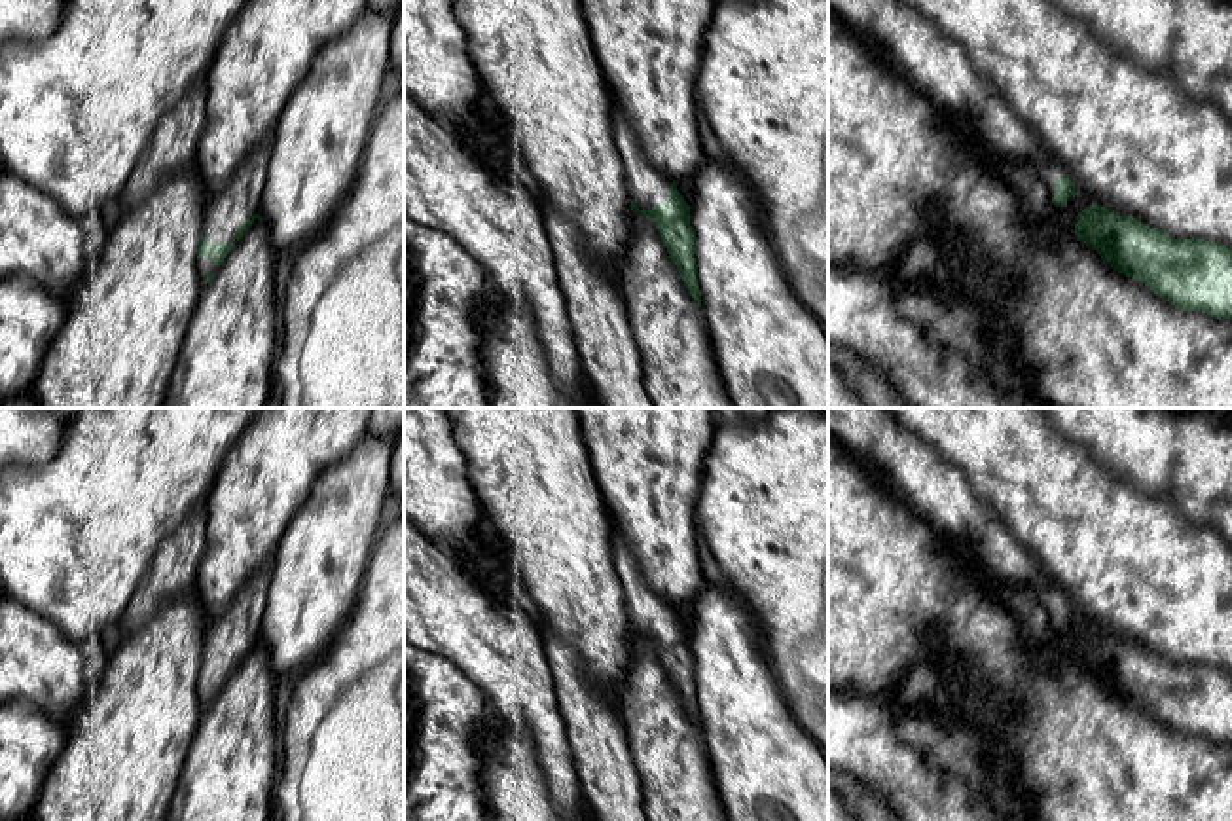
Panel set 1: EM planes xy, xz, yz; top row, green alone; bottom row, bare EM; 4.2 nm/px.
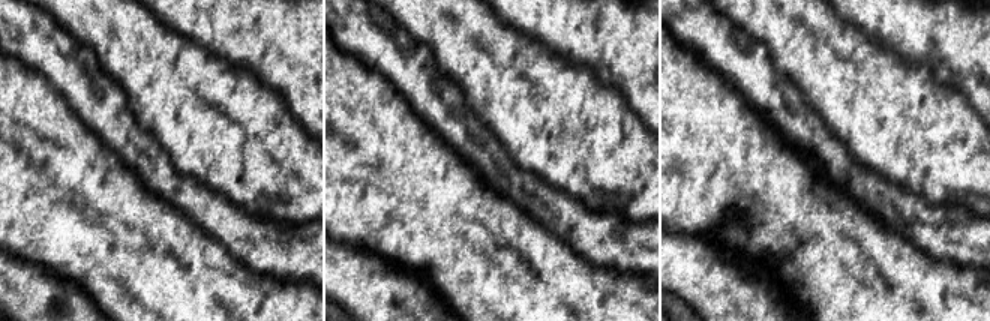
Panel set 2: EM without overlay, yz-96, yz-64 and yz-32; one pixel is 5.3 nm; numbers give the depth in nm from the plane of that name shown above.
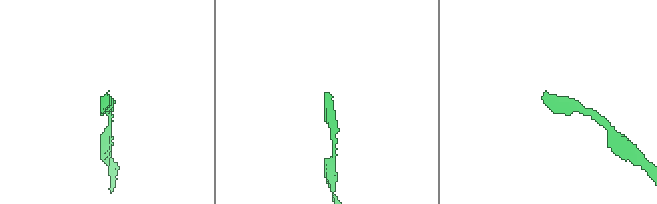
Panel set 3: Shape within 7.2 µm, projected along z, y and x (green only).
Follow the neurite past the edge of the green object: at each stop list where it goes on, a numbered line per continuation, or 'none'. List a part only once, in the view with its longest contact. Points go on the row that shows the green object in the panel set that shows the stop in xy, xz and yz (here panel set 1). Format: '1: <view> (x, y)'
1: xy (228, 209)

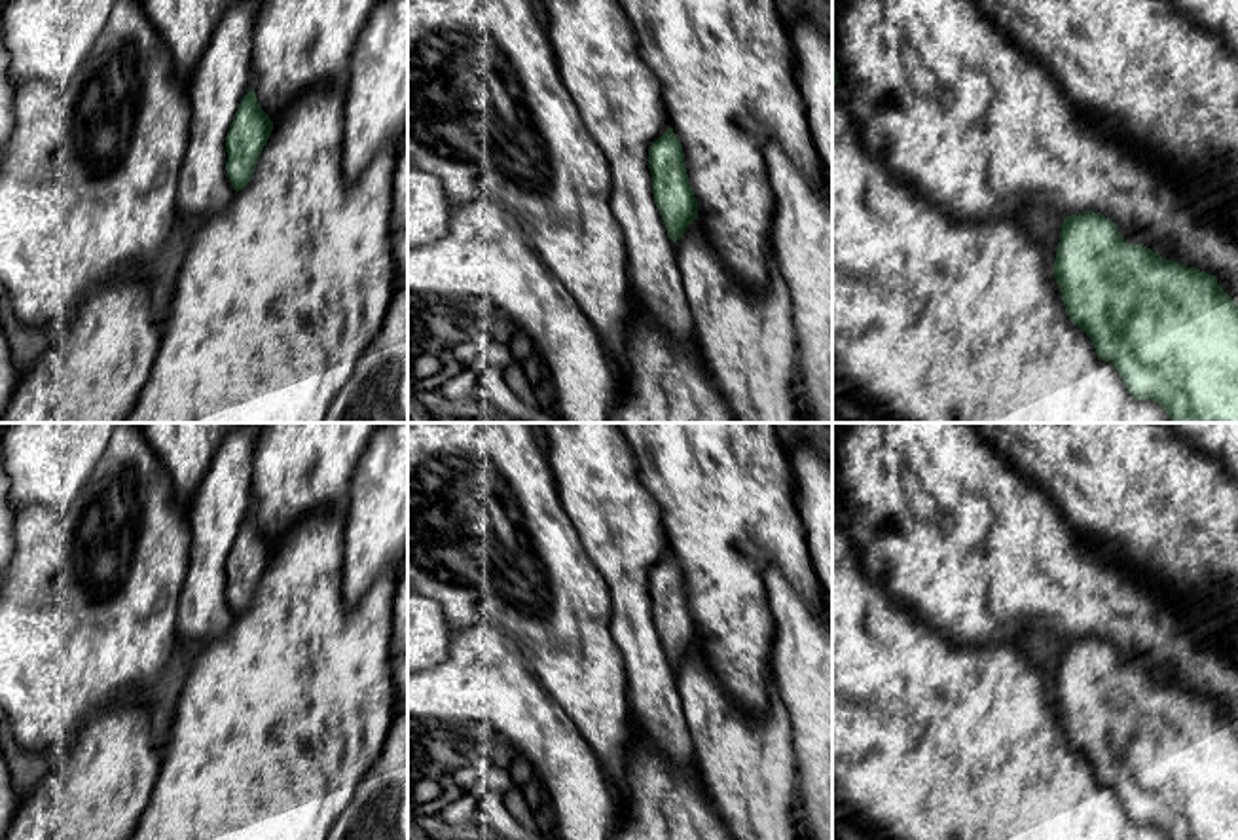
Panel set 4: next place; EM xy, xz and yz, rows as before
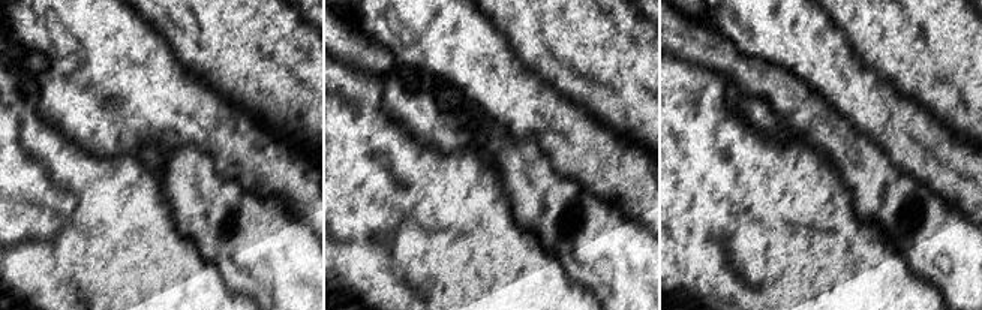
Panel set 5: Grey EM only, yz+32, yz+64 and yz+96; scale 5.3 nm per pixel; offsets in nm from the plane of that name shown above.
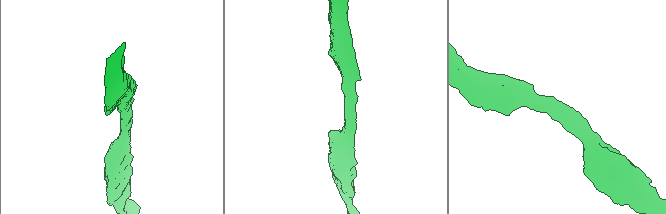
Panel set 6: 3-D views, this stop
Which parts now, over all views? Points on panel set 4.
none

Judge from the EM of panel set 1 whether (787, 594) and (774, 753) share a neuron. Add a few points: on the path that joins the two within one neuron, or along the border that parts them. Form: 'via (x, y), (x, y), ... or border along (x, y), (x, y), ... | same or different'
border along (764, 647), (779, 693), (789, 711), (804, 727) | different

